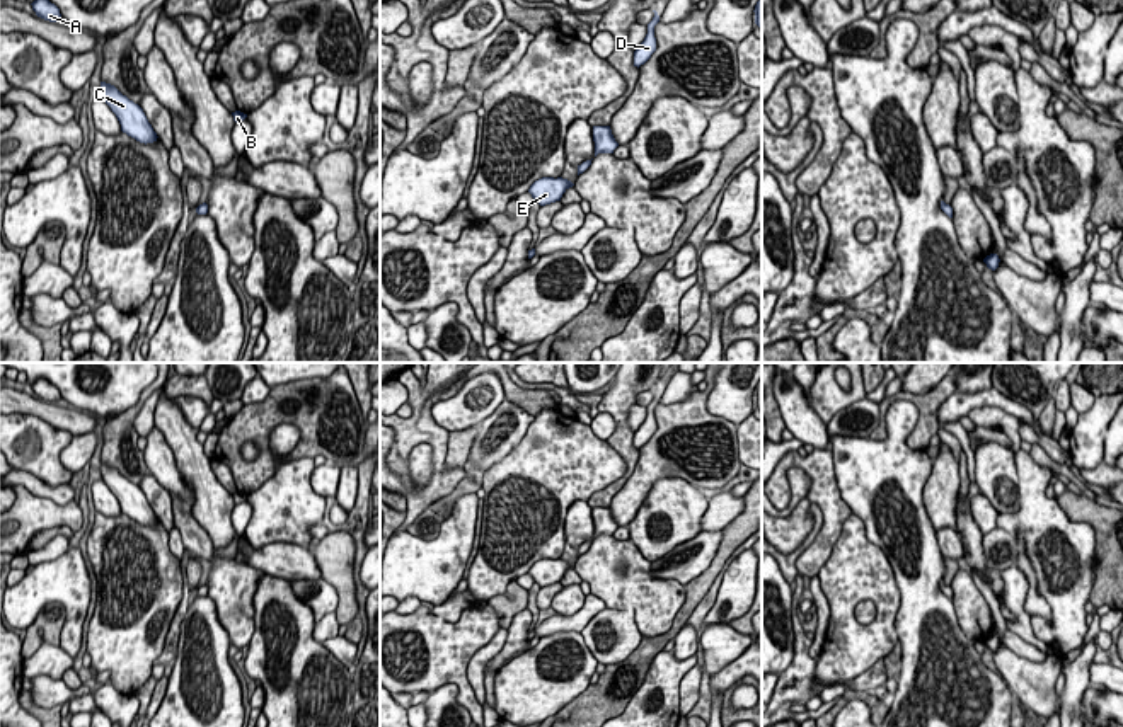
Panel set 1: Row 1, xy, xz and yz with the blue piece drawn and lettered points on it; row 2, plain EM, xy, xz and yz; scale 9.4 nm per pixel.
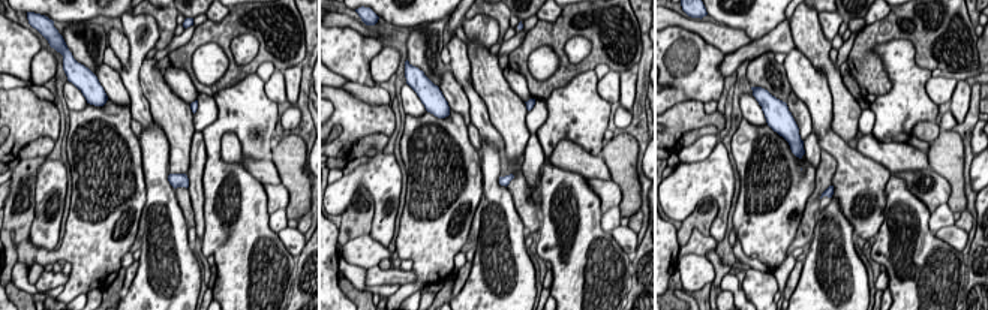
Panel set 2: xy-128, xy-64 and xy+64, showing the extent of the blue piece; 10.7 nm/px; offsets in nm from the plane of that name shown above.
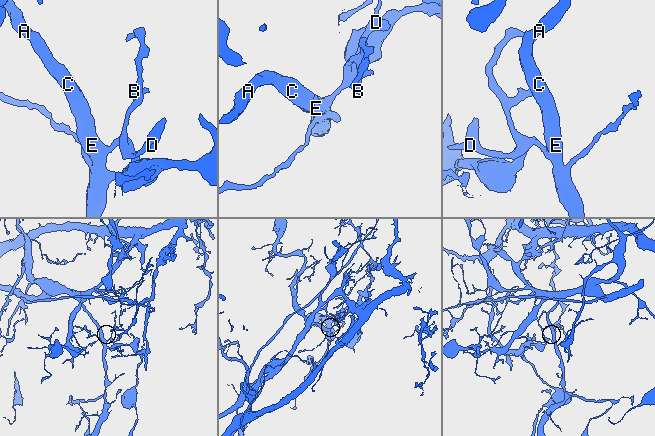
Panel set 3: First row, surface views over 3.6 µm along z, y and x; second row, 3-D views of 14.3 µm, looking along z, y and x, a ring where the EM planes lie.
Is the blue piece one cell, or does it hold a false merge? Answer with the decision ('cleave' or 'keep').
cleave

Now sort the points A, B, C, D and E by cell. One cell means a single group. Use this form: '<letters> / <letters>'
A C E / B D

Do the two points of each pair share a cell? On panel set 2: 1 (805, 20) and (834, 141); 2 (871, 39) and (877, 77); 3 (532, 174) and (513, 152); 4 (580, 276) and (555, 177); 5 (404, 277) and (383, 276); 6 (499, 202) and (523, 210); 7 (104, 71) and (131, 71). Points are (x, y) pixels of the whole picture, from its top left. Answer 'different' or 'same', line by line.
1: different
2: same
3: different
4: same
5: same
6: different
7: different

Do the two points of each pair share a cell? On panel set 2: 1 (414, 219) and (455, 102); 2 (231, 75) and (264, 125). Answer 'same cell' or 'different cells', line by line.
1: different cells
2: different cells

